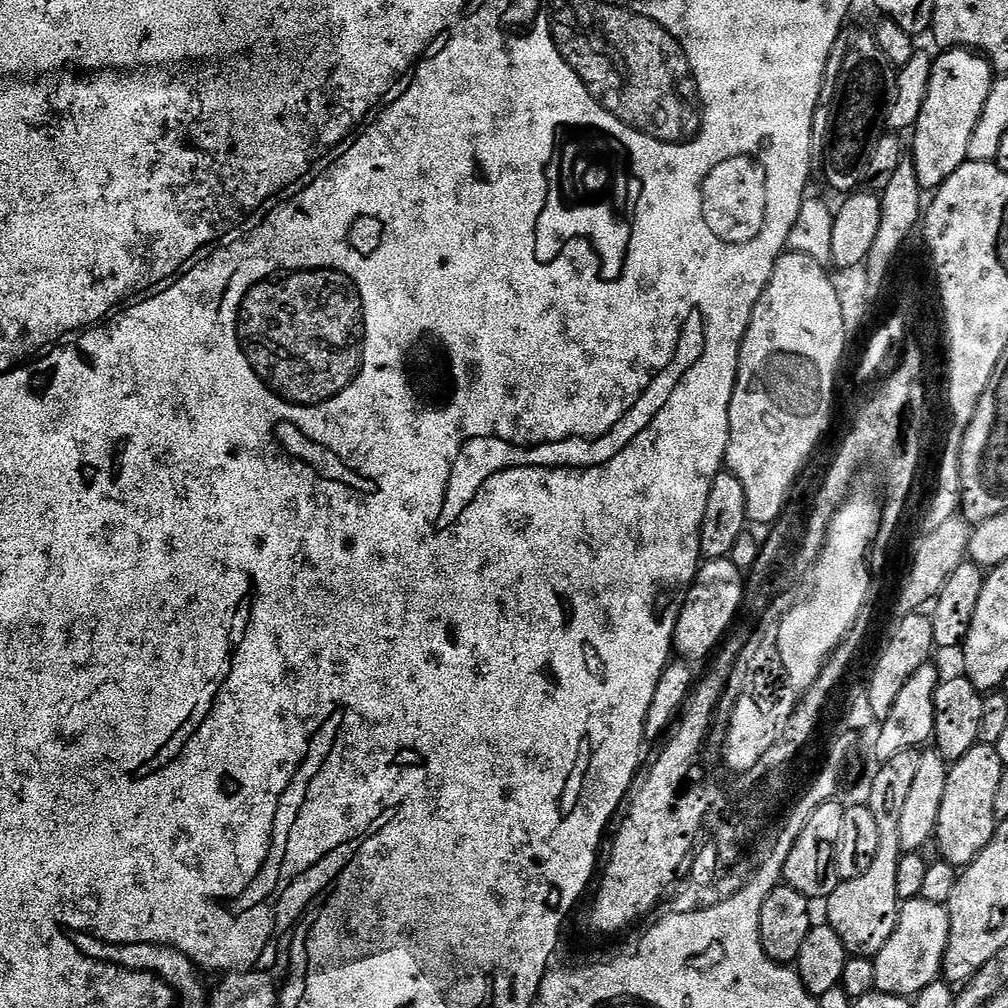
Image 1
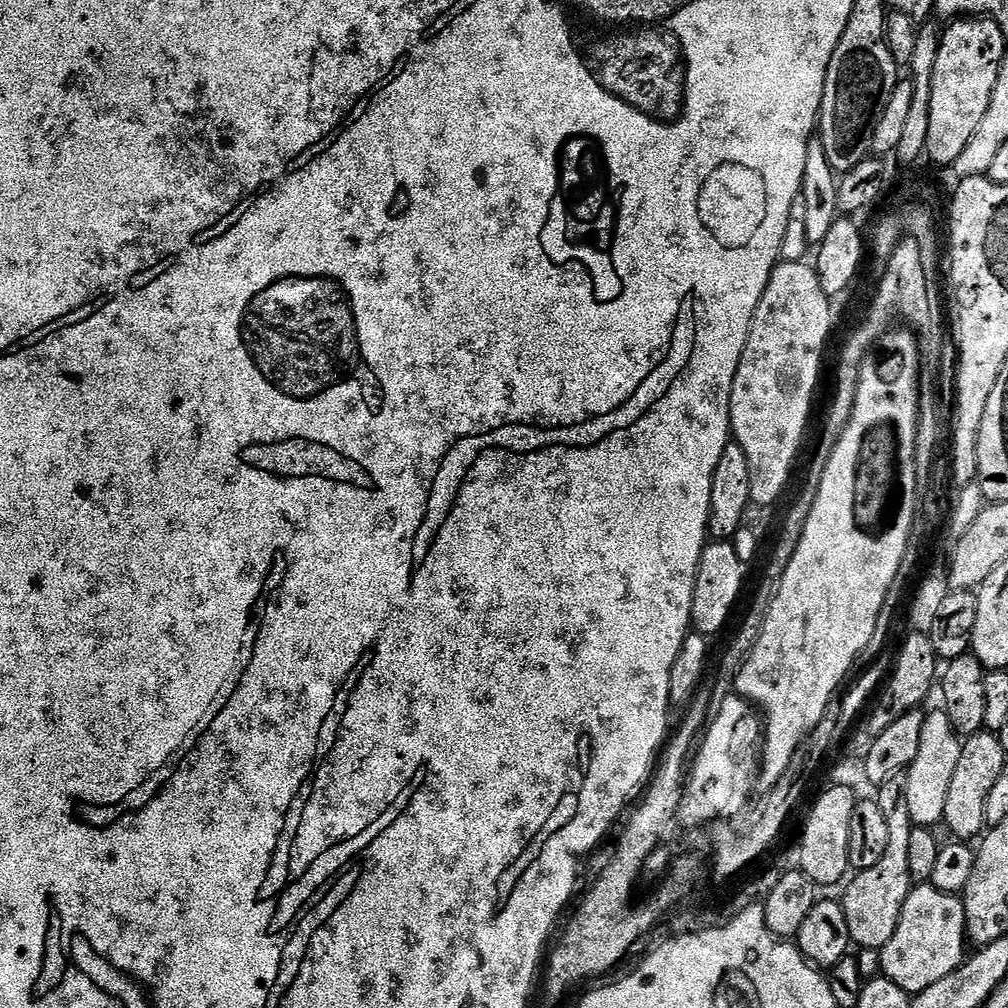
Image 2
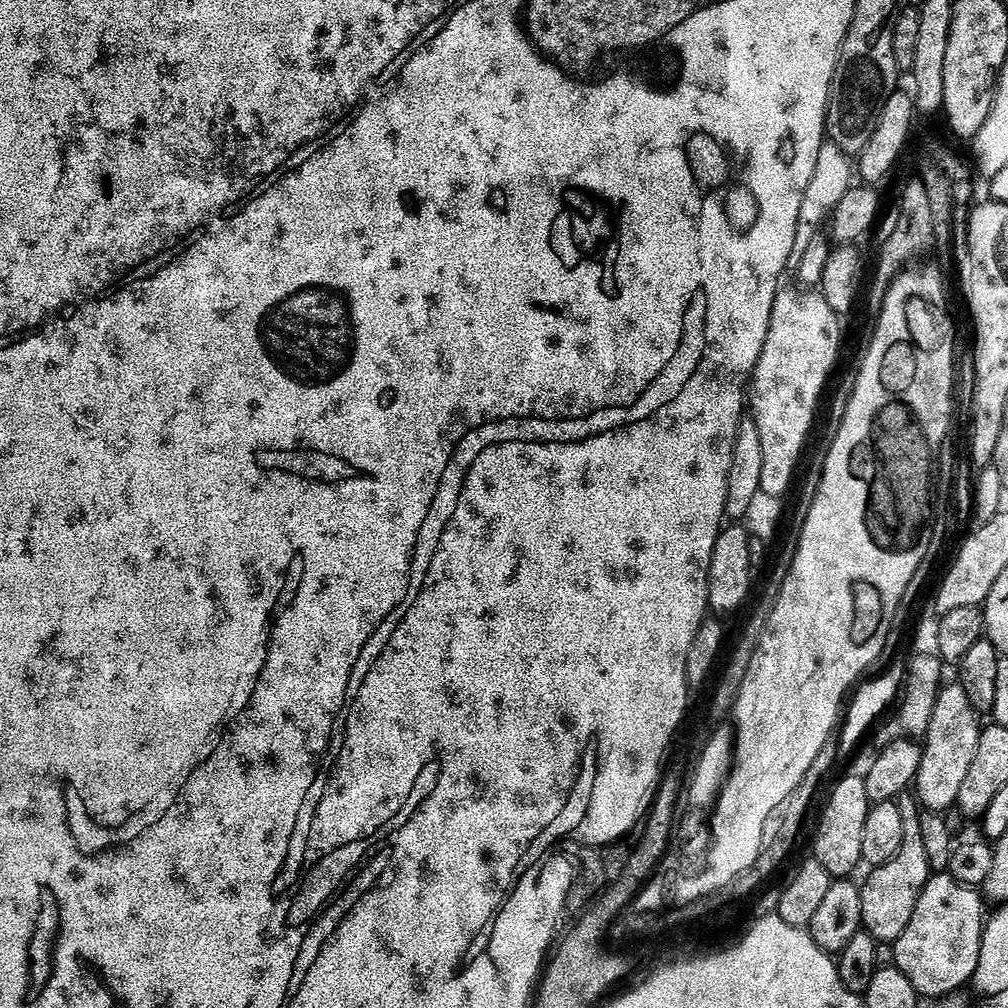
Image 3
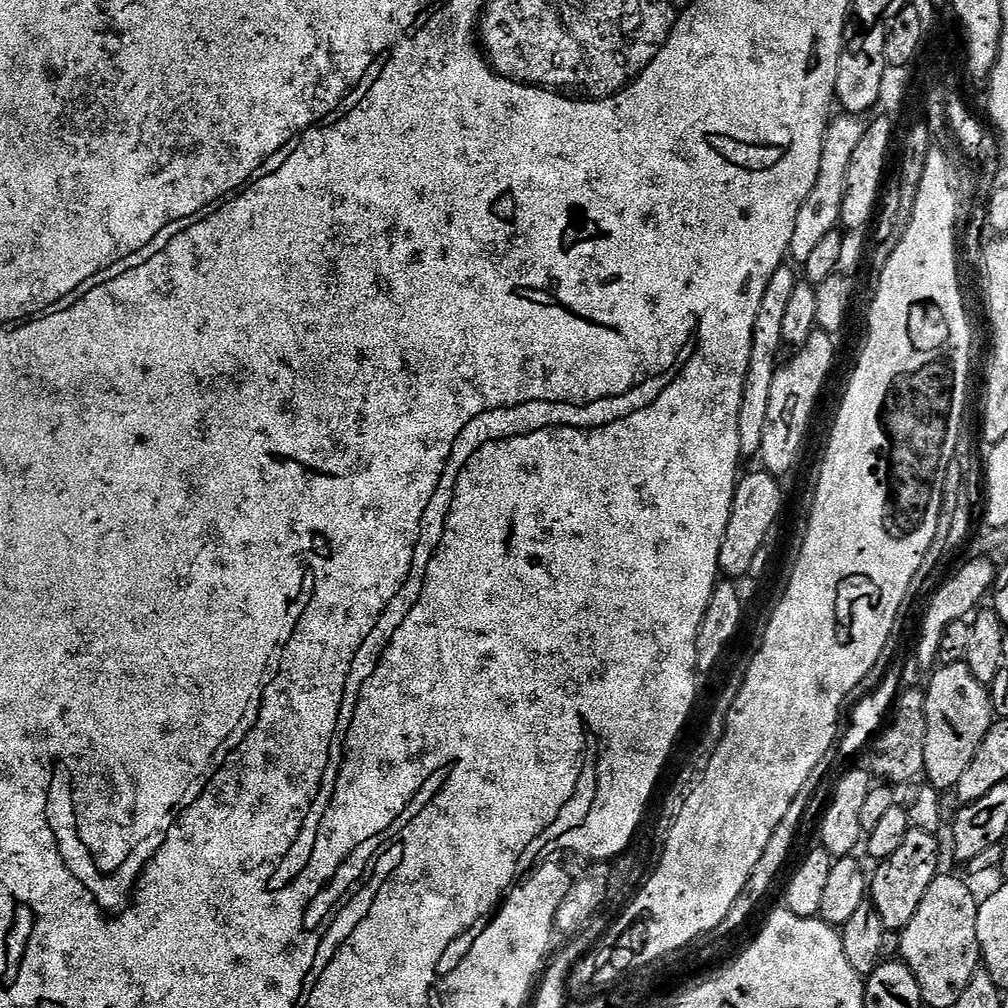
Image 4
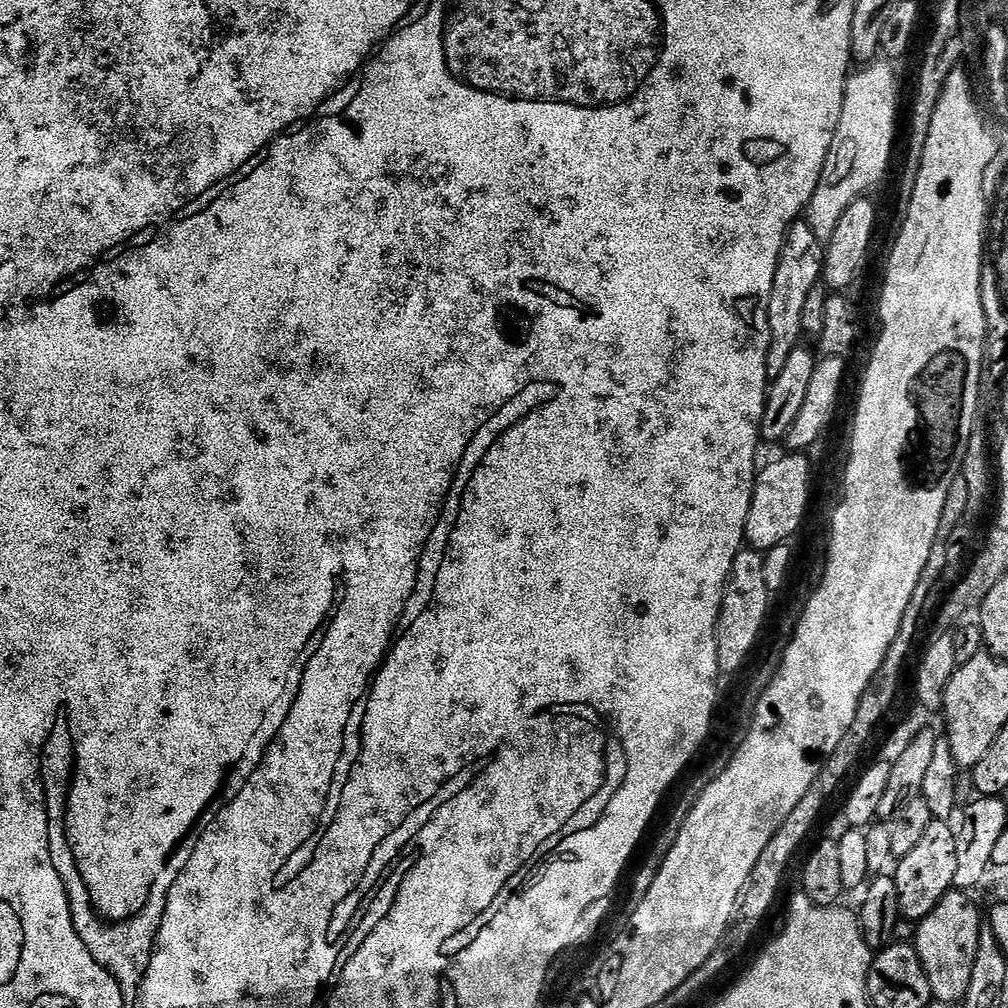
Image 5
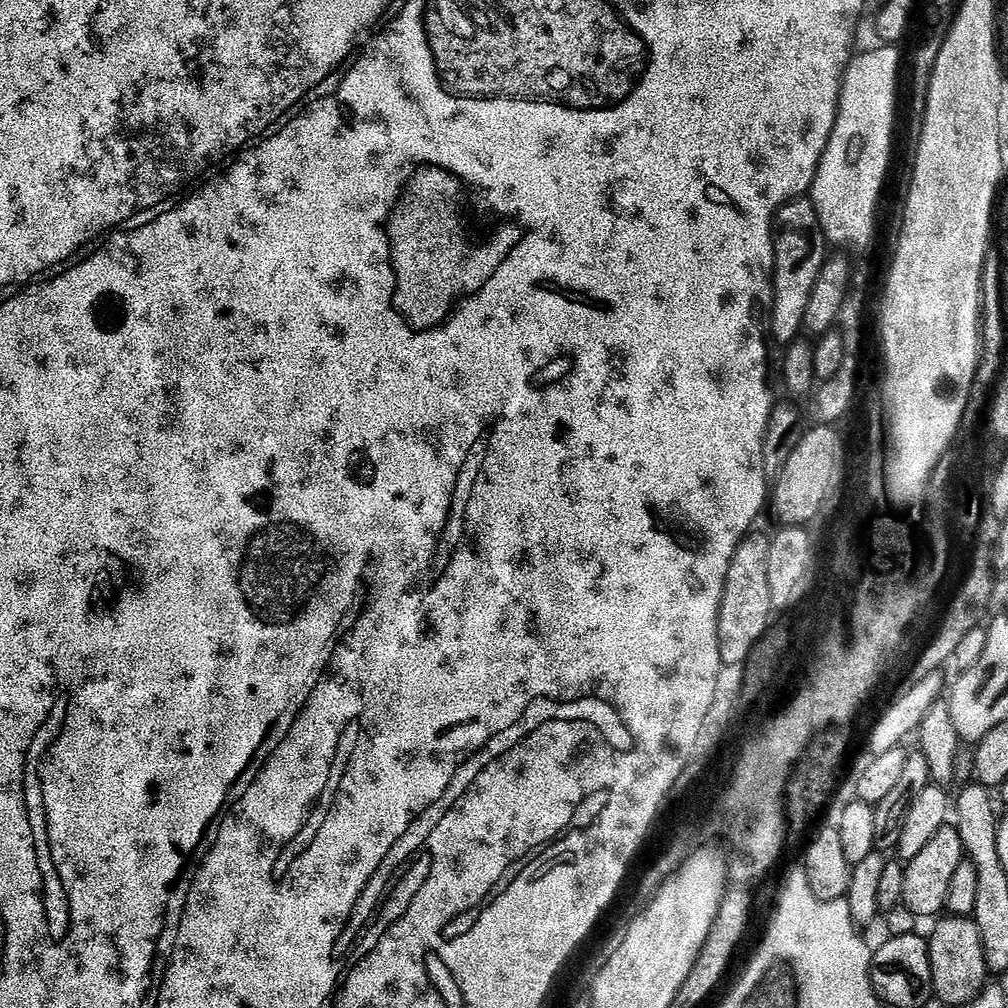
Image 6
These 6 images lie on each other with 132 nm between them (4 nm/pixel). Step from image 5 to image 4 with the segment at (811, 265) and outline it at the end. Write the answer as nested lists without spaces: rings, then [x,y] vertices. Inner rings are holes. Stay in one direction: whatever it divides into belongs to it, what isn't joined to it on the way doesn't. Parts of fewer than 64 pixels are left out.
[[[782,266],[770,278],[770,282],[766,286],[766,294],[762,294],[762,306],[758,310],[758,318],[754,322],[754,342],[752,343],[752,357],[750,358],[750,370],[746,374],[746,386],[744,387],[744,394],[742,396],[742,410],[740,411],[740,418],[738,420],[738,432],[740,434],[740,454],[741,457],[753,458],[759,457],[760,447],[764,441],[766,434],[766,426],[768,425],[768,415],[770,414],[770,388],[774,386],[774,374],[778,367],[778,359],[776,355],[779,354],[780,348],[785,347],[784,334],[782,330],[782,322],[786,315],[786,306],[790,303],[790,298],[794,295],[798,283],[796,277],[797,269],[795,267]]]

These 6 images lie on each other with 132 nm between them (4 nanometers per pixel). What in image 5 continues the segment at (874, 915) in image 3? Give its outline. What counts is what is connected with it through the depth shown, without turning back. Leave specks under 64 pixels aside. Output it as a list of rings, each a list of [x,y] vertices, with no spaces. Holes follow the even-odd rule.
[[[933,819],[915,846],[899,857],[900,865],[894,871],[894,879],[898,886],[900,914],[905,921],[919,922],[926,919],[941,898],[953,891],[954,870],[958,870],[958,836],[952,833],[952,826],[949,821]]]

